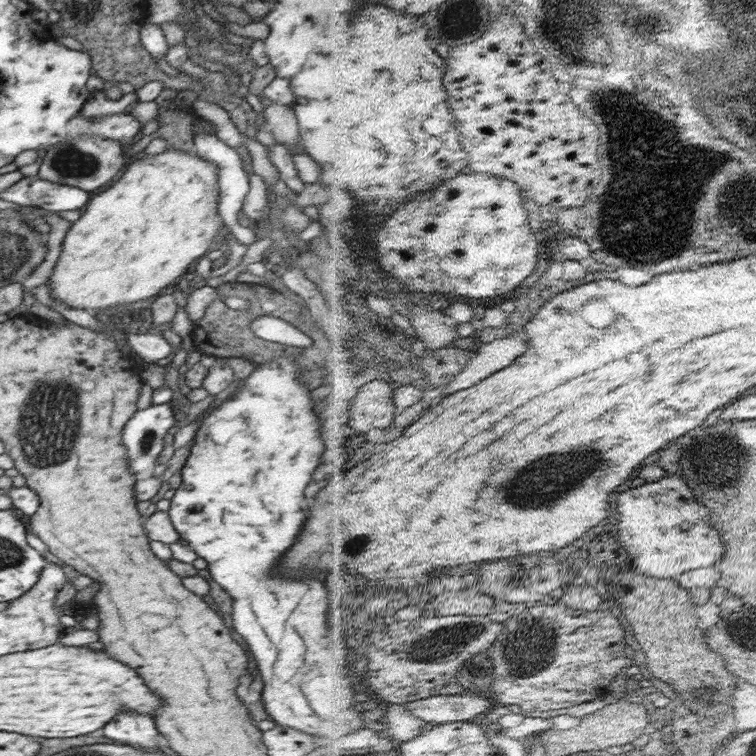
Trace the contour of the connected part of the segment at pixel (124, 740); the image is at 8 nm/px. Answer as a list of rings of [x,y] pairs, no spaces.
[[[122,712],[114,720],[110,720],[102,728],[104,736],[109,741],[120,742],[120,745],[130,744],[146,750],[158,750],[156,736],[158,730],[154,726],[152,716],[146,714],[132,714],[132,712]]]

